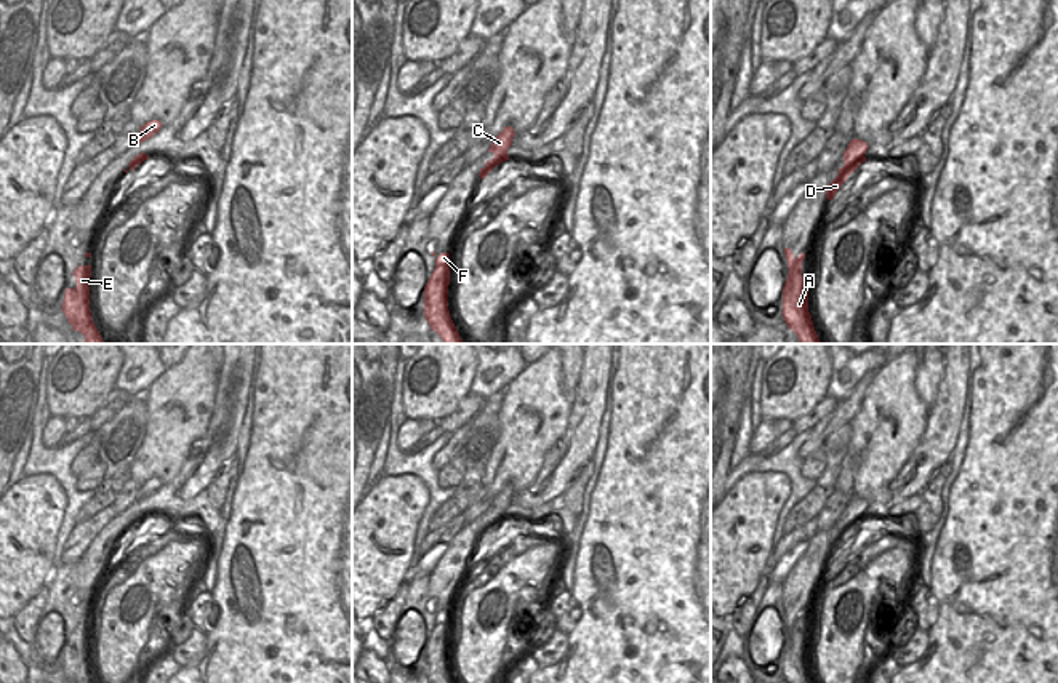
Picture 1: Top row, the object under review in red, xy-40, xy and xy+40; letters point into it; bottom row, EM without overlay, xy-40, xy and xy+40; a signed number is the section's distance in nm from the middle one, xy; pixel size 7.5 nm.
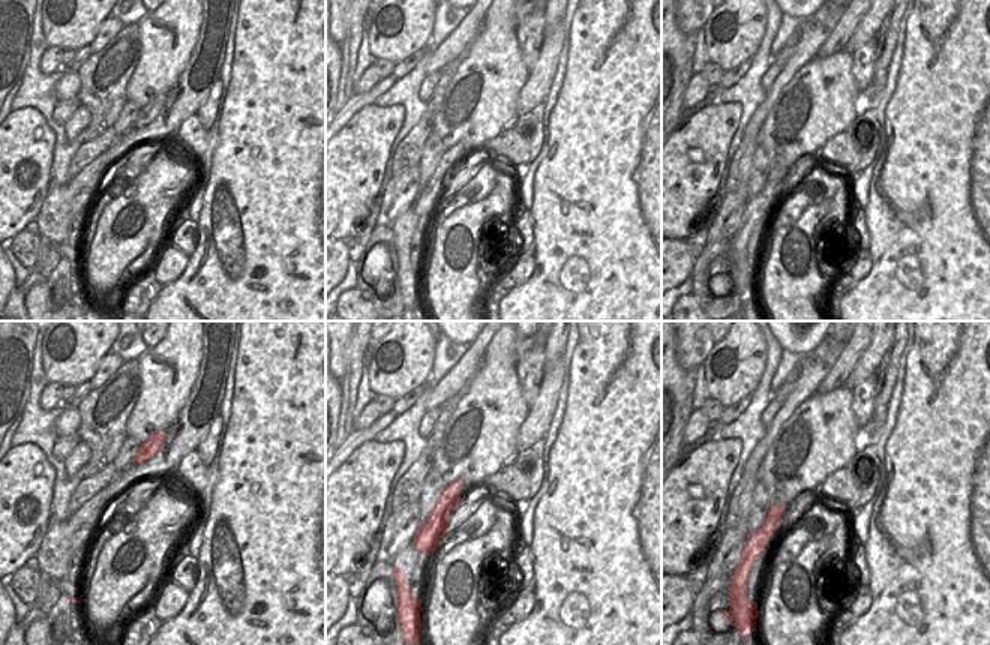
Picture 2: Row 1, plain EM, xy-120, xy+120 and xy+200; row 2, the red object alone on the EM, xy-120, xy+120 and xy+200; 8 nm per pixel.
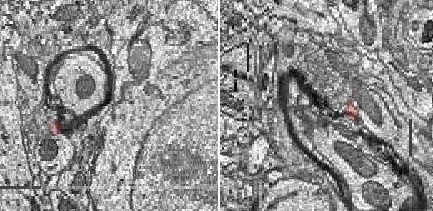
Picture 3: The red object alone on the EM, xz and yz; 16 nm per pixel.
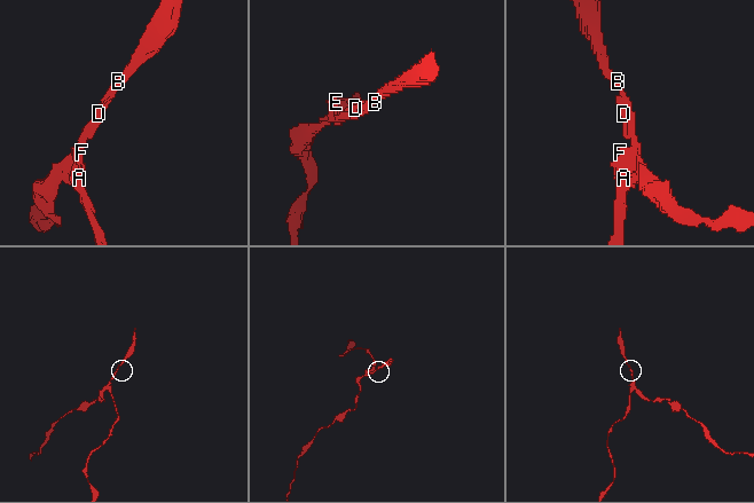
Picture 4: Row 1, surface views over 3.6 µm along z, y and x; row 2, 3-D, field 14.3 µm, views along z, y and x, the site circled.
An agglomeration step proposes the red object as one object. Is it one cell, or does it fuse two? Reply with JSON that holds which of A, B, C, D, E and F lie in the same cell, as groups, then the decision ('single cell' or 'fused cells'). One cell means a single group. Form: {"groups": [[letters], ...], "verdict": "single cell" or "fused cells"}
{"groups": [["A", "E", "F"], ["B", "C", "D"]], "verdict": "fused cells"}

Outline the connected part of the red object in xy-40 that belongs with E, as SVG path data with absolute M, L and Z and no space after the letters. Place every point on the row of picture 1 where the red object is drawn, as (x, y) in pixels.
M78 266L74 274L77 286L66 288L62 312L74 331L85 336L85 344L104 344L90 310L91 266Z

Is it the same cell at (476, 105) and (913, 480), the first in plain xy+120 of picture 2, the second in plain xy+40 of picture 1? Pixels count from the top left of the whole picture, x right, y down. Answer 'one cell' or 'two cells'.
two cells

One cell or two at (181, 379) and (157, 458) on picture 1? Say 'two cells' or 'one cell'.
one cell

